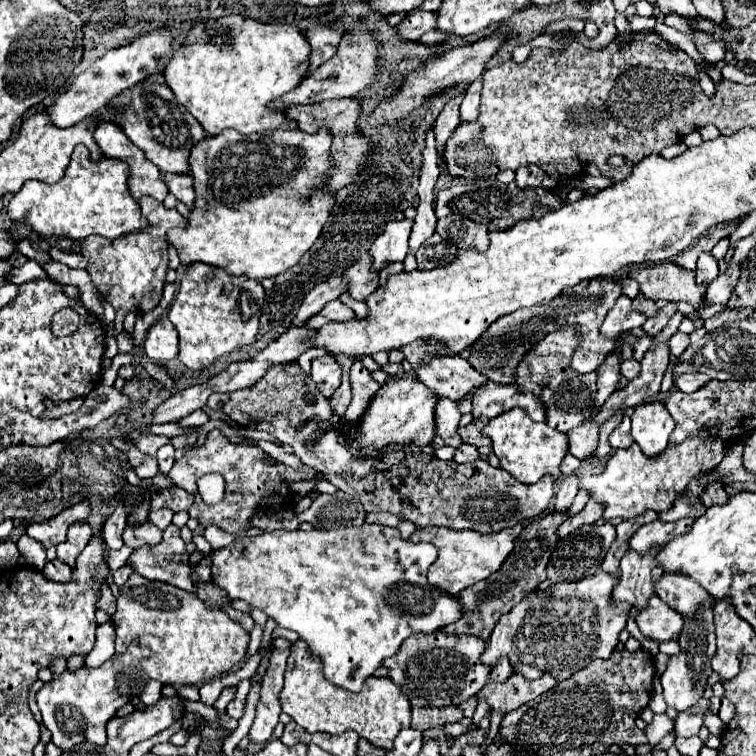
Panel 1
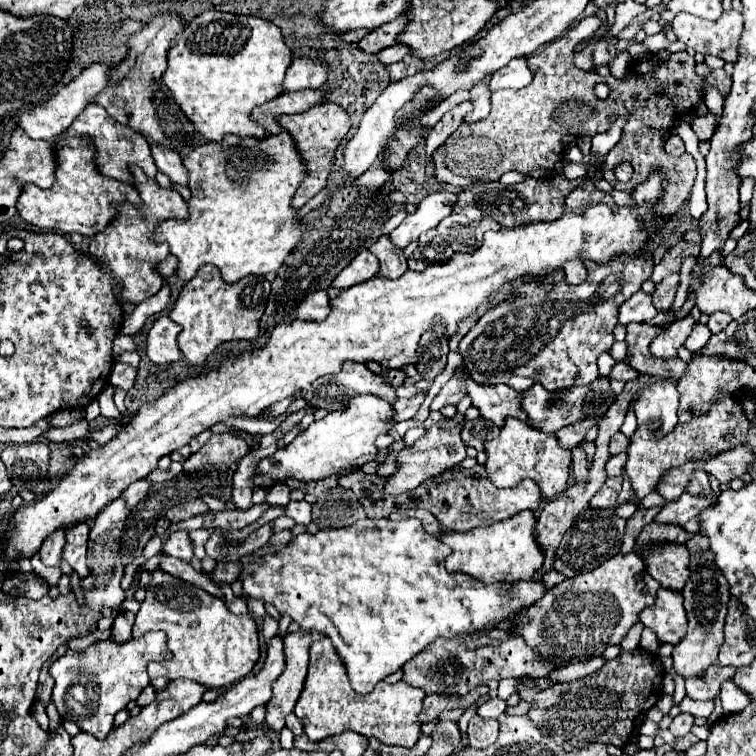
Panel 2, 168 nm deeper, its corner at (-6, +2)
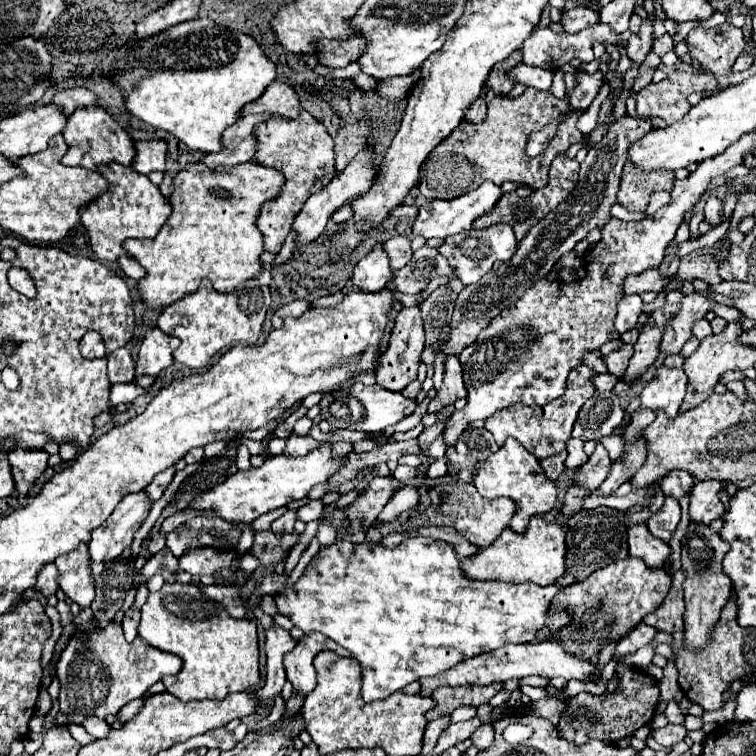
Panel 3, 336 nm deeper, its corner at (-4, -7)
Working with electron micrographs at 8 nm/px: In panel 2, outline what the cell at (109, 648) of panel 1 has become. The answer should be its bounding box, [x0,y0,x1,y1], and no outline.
[113,612,135,640]

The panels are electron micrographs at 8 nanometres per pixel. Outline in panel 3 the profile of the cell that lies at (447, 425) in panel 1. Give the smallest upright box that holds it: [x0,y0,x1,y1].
[429,355,467,413]

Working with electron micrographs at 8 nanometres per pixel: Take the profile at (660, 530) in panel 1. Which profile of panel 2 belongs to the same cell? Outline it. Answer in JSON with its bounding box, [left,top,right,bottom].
[655,492,717,534]

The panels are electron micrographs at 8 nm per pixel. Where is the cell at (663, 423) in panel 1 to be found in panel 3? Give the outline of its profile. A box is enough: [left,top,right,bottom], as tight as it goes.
[639,367,687,419]

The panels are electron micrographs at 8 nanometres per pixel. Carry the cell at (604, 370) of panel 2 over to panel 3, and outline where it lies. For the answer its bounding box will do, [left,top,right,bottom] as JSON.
[485,364,597,459]

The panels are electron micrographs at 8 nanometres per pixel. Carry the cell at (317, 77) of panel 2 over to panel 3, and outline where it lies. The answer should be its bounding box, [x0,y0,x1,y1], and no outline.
[241,81,301,119]

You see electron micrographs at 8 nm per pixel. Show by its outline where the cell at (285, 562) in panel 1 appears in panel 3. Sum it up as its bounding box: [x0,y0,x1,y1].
[273,537,569,703]

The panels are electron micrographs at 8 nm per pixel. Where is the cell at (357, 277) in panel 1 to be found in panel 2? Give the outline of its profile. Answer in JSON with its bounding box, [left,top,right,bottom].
[369,236,407,278]

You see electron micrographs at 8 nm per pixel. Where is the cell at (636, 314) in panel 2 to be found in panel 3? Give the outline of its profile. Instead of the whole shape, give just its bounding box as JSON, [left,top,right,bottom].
[615,295,643,333]

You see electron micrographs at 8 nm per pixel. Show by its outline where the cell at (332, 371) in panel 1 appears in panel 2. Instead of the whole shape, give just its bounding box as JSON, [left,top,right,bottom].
[303,364,397,412]

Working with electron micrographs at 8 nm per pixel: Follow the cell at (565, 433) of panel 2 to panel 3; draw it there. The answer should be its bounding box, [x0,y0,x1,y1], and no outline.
[541,451,567,481]

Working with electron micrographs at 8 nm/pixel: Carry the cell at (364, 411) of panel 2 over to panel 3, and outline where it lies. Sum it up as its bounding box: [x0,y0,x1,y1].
[189,441,349,523]

